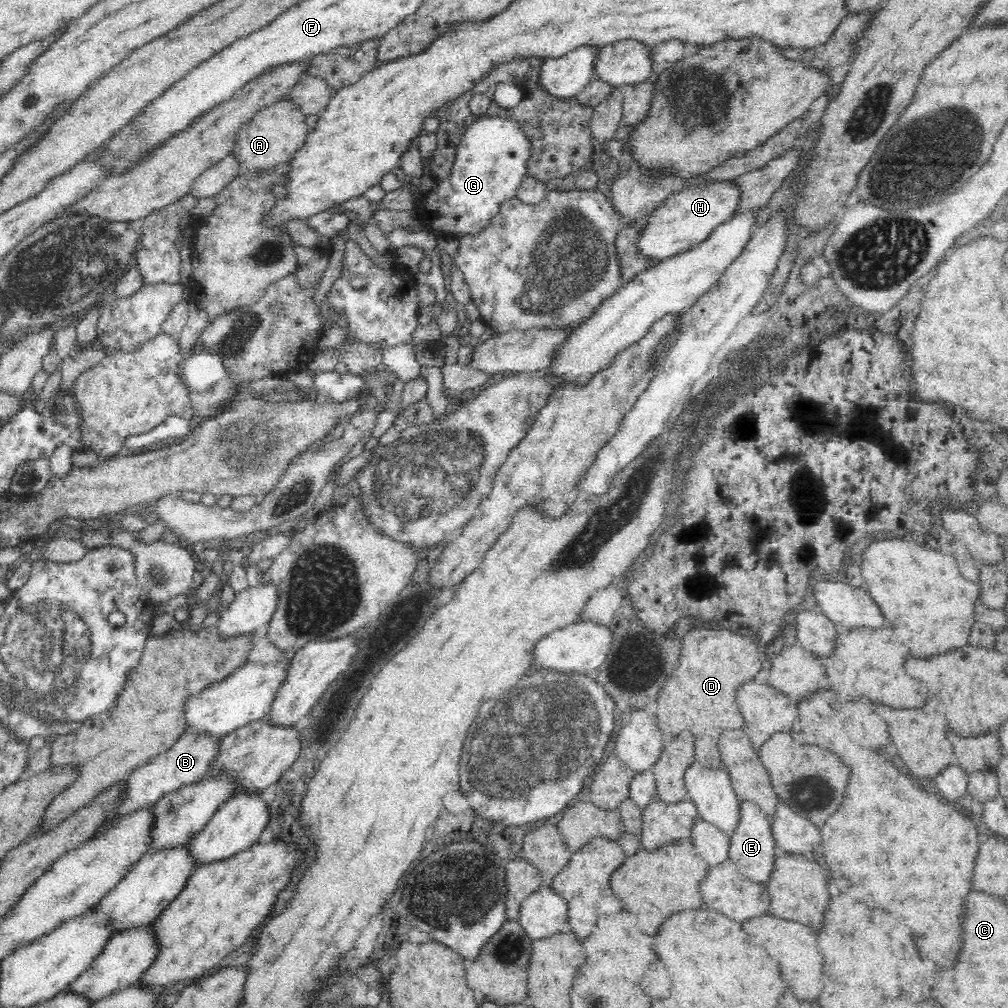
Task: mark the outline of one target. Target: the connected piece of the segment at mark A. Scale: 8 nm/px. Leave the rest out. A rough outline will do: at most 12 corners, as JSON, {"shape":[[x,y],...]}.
{"shape":[[284,98],[240,129],[242,171],[269,170],[304,146],[306,115]]}

